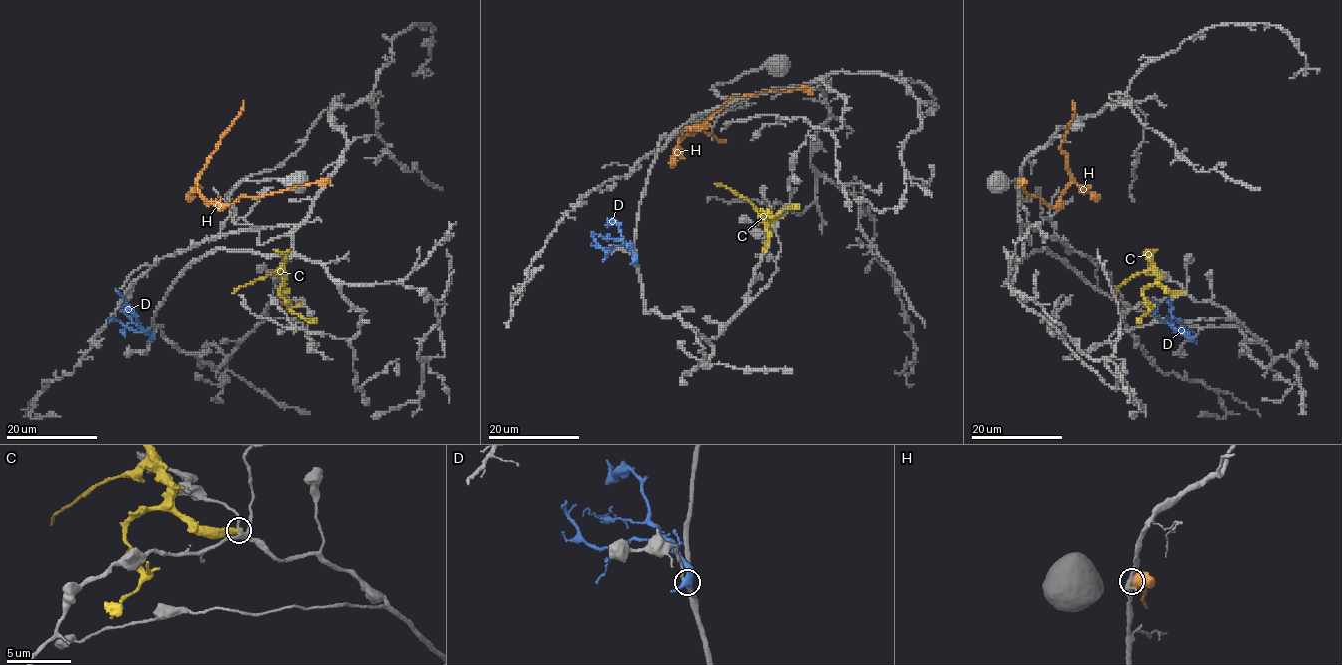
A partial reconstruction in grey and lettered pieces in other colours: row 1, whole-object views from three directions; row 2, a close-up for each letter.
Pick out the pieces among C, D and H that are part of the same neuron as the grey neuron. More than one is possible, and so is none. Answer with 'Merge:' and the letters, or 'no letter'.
Merge: no letter

